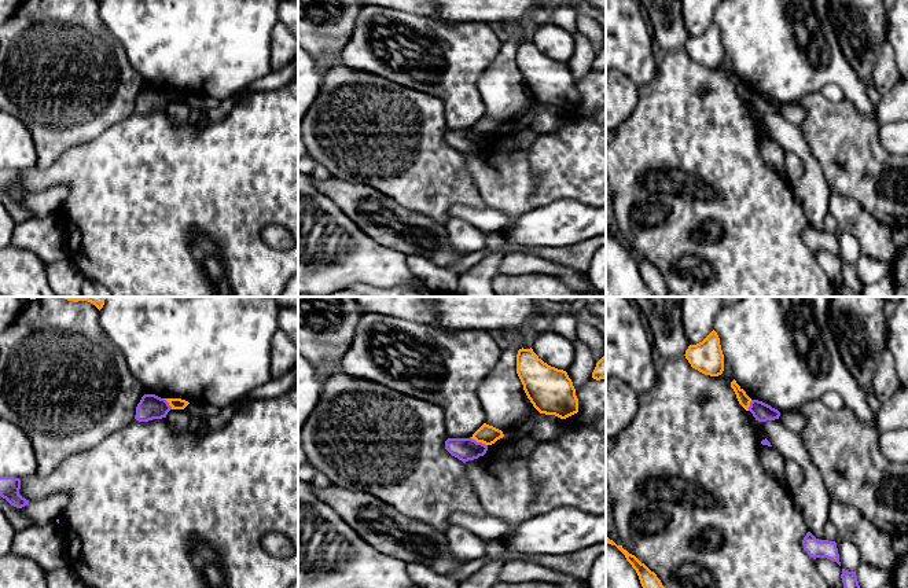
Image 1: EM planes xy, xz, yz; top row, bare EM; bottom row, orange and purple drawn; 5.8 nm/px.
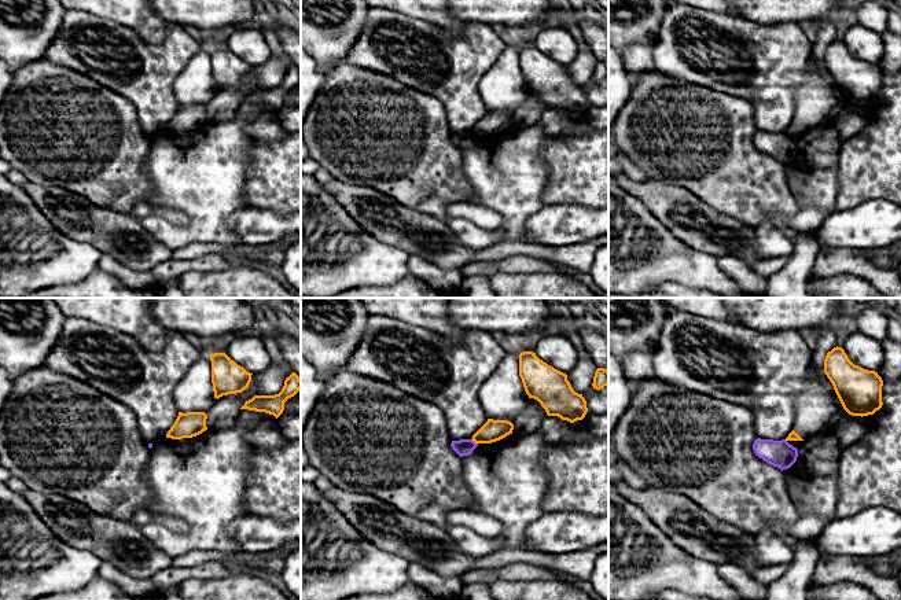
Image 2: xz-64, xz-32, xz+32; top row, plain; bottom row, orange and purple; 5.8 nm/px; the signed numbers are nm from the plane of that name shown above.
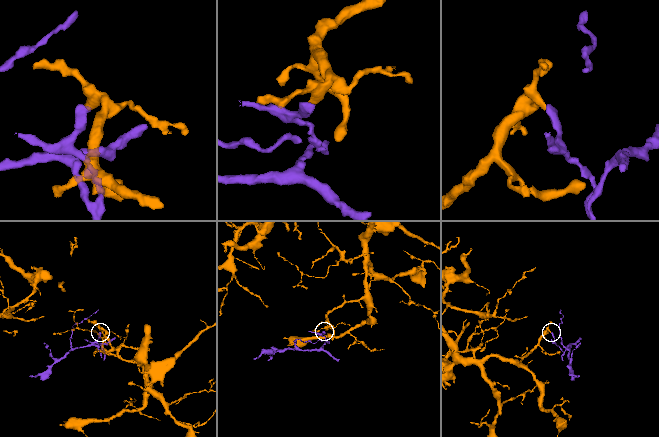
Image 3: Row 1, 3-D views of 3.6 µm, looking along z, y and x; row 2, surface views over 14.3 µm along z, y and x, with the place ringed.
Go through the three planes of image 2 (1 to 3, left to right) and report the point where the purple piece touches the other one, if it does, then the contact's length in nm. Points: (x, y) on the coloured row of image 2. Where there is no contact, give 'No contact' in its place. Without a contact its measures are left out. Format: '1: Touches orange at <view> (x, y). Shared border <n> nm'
1: No contact
2: Touches orange at xz-32 (474, 441). Shared border 50 nm
3: No contact

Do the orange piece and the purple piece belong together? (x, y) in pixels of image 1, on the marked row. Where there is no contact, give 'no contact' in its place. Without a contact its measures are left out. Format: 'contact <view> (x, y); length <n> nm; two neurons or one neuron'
contact xz (478, 441); length 120 nm; two neurons

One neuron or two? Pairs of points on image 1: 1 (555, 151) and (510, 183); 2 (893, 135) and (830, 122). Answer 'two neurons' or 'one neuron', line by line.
1: two neurons
2: two neurons

